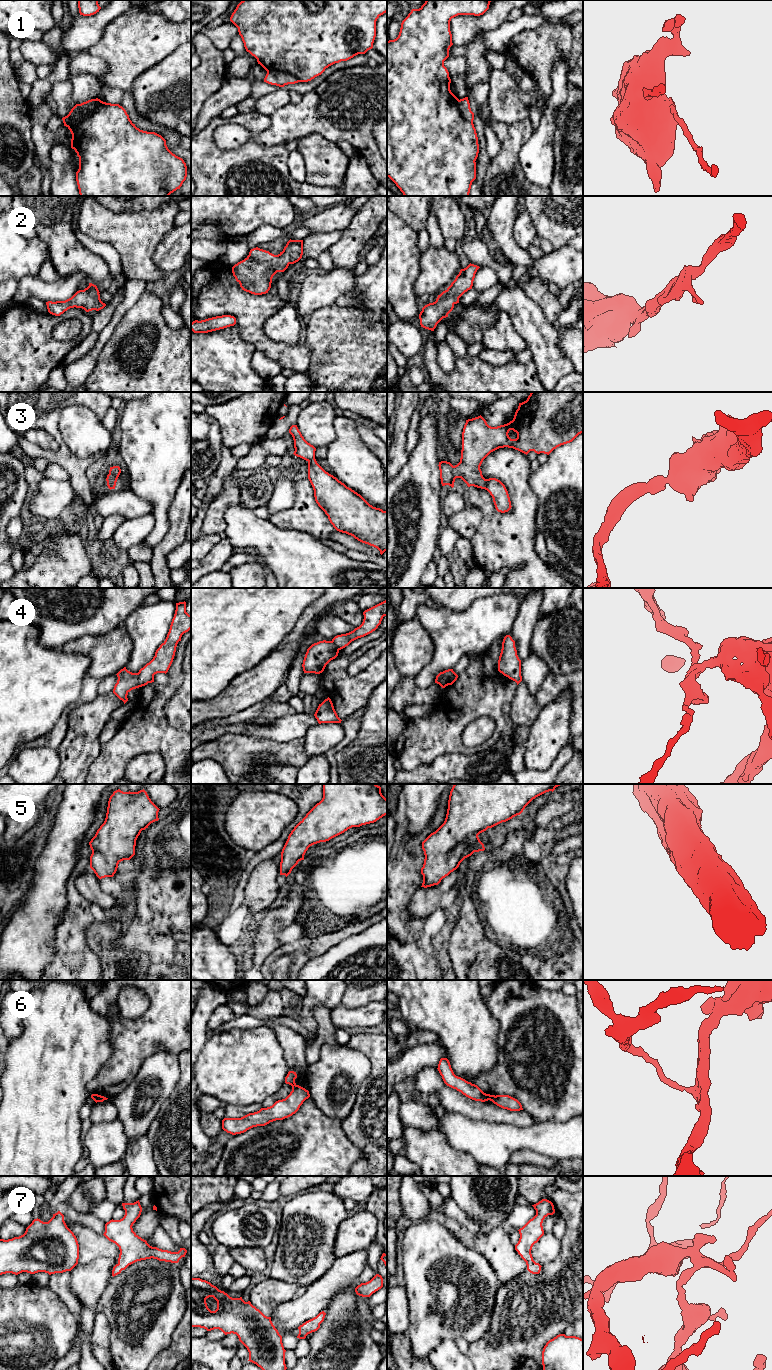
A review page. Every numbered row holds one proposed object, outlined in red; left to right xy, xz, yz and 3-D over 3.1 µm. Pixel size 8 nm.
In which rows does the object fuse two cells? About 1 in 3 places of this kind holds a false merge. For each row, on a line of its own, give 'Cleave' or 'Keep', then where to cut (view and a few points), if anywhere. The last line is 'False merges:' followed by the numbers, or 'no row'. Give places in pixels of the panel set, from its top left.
1: Cleave. Split along xy (96, 99), (96, 106), (68, 127)
2: Keep. No split
3: Keep. No split
4: Cleave. Split along yz (444, 671), (440, 685)
5: Keep. No split
6: Cleave. Split along yz (495, 1096), (491, 1100)
7: Keep. No split
False merges: 1, 4, 6

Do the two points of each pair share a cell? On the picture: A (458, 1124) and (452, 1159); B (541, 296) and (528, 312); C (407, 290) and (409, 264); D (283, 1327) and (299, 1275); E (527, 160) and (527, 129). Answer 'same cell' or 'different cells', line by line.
A: different cells
B: different cells
C: same cell
D: different cells
E: different cells

